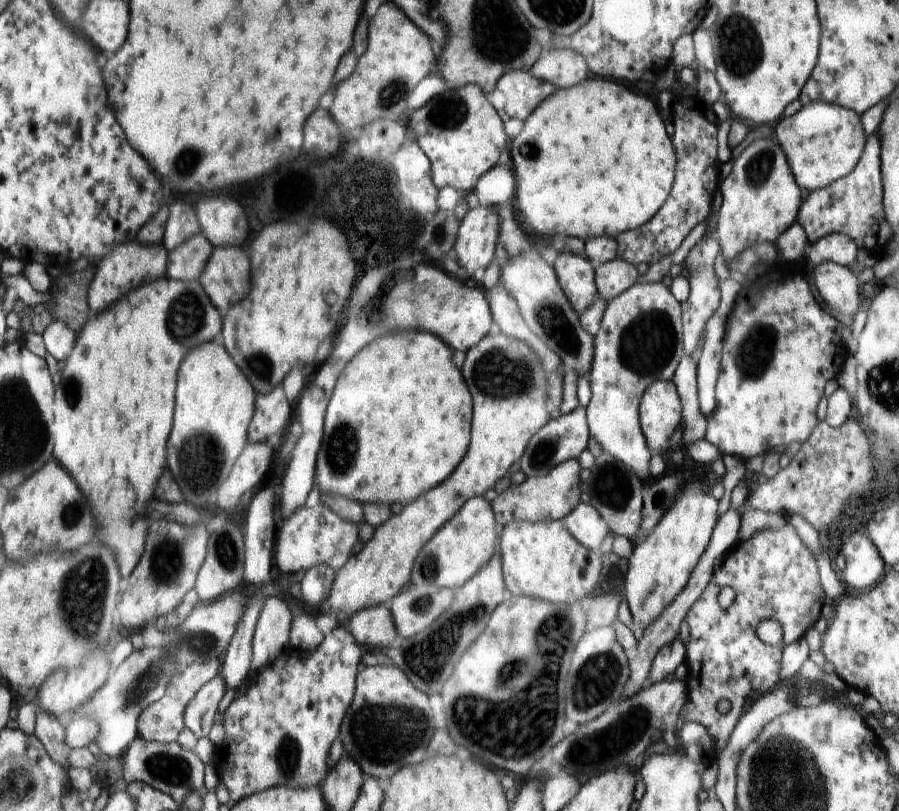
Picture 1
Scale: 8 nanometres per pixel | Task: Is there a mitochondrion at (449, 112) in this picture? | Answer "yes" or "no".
yes

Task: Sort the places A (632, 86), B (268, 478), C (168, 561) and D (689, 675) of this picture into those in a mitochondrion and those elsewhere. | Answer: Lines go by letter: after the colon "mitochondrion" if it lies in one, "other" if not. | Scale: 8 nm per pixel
A: other
B: other
C: mitochondrion
D: other

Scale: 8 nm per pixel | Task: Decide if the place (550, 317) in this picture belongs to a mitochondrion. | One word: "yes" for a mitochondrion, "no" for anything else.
yes

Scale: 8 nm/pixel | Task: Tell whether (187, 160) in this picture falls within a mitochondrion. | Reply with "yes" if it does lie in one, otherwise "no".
yes

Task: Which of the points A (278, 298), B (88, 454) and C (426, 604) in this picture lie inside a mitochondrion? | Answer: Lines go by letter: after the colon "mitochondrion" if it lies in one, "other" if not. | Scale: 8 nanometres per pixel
A: other
B: other
C: mitochondrion

